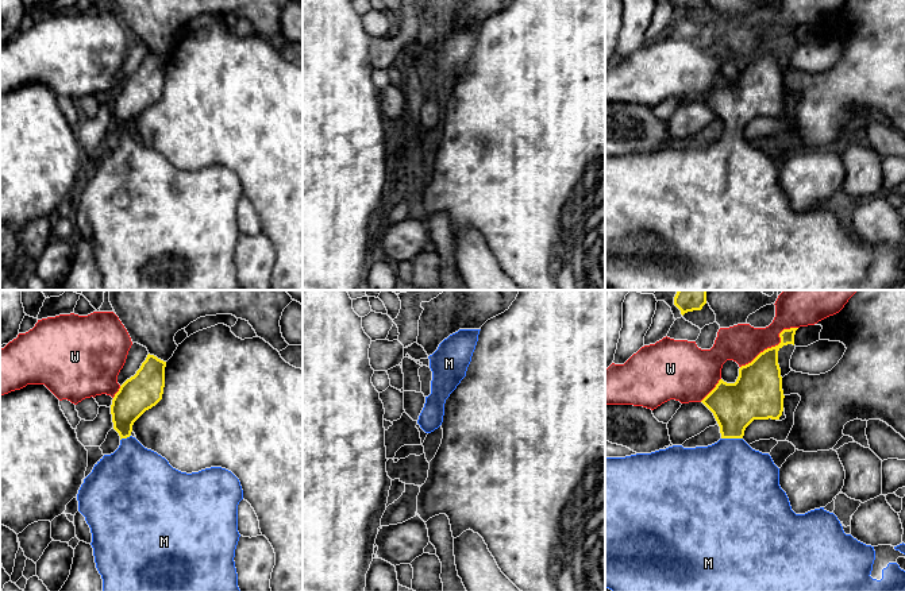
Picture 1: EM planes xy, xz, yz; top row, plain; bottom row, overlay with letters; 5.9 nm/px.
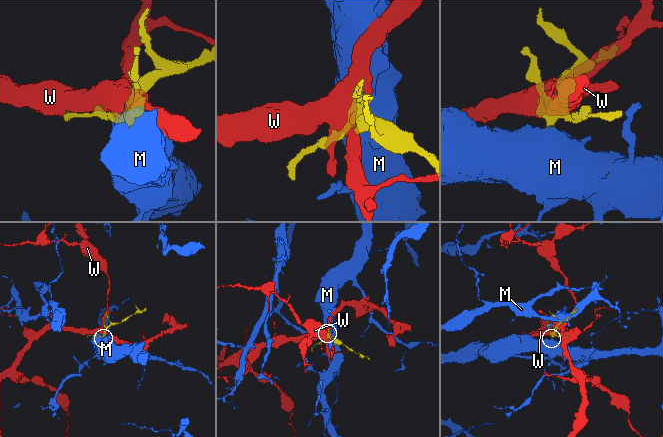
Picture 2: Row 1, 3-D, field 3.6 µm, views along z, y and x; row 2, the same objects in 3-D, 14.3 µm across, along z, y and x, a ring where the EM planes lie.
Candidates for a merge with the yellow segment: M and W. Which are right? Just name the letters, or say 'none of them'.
M

